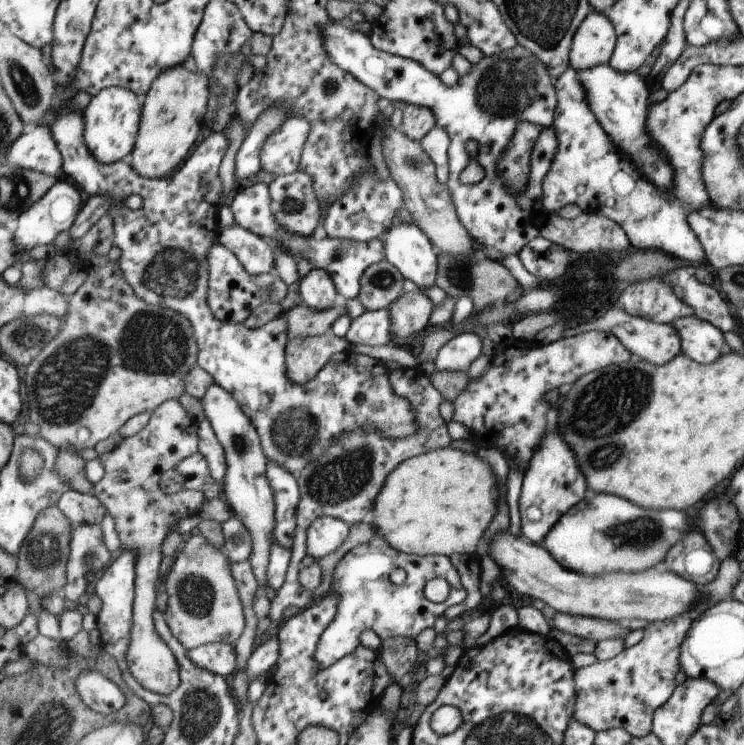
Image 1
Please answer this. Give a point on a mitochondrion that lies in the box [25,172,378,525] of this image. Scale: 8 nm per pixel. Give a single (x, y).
(155, 344)

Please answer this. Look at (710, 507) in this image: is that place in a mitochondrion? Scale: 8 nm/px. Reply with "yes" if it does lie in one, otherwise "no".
no

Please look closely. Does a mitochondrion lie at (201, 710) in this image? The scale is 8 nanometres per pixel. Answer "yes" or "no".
yes

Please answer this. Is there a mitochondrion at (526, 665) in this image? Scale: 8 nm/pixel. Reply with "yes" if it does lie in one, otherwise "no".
no

